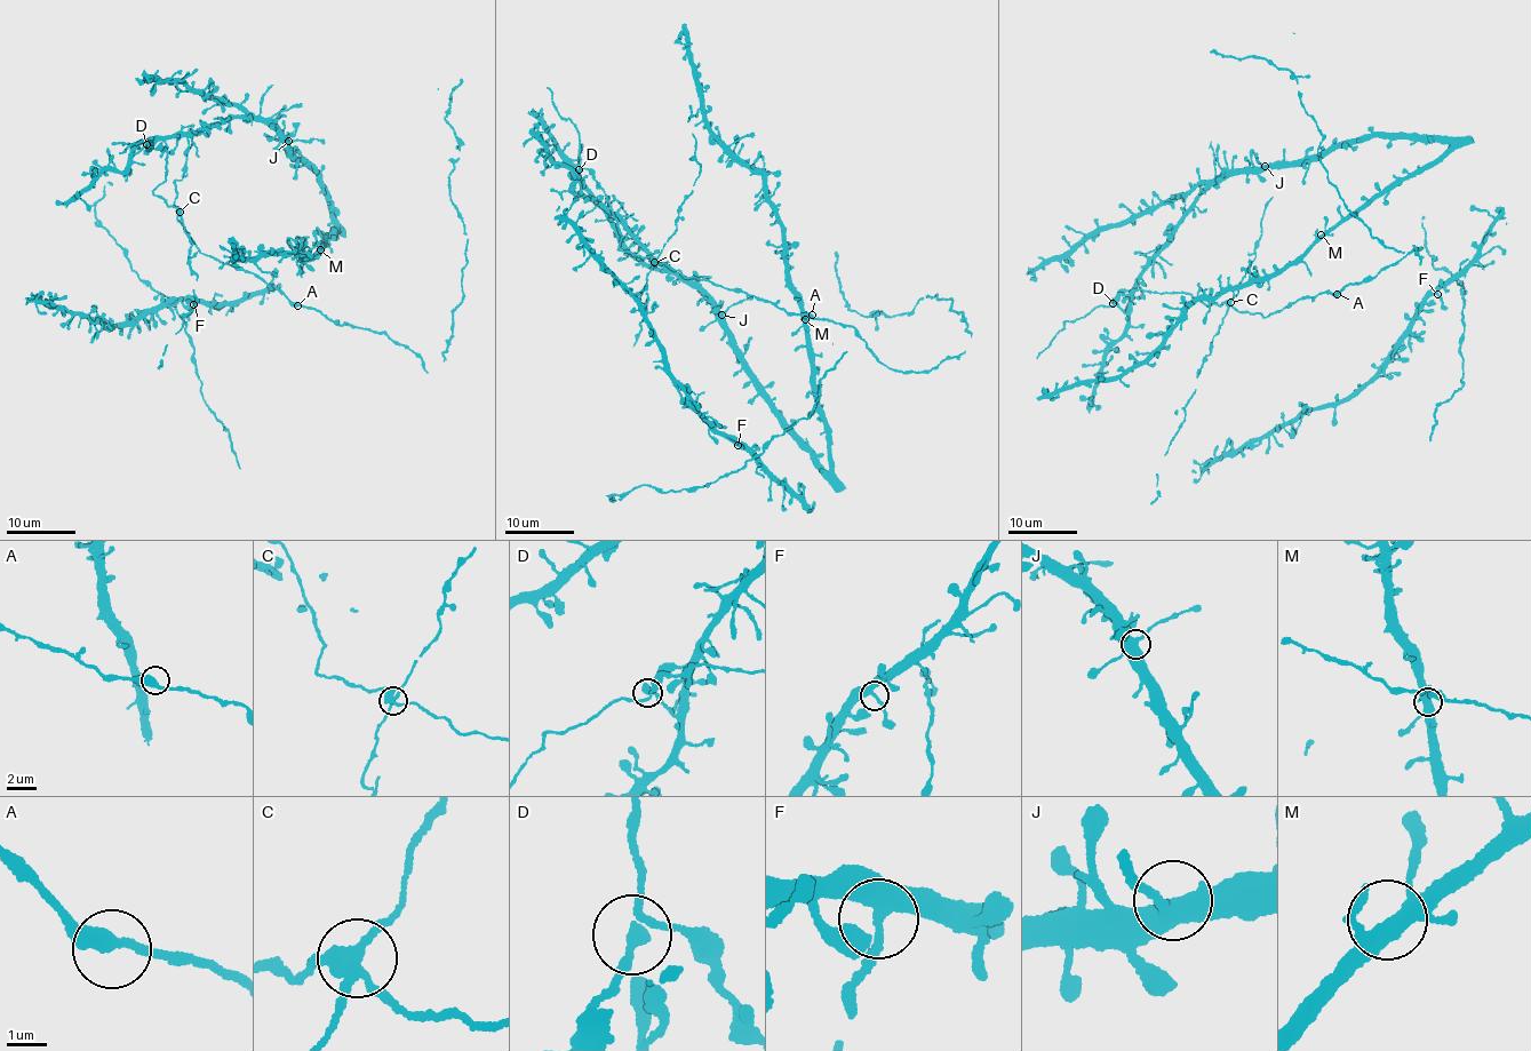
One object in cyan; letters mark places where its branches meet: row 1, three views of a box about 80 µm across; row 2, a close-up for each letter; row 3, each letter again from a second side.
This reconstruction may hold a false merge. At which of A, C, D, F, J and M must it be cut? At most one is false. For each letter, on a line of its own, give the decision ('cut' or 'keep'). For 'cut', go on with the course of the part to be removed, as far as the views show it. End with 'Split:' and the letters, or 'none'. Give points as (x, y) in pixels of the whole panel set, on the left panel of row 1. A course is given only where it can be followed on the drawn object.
A: keep
C: keep
D: keep
F: keep
J: keep
M: keep
Split: none

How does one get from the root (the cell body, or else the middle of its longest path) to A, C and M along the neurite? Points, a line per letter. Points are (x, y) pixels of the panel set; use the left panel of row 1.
A: (153, 137), (132, 152), (148, 143), (167, 153), (153, 191), (177, 208), (201, 253), (260, 276), (297, 305)
C: (153, 137), (132, 152), (148, 143), (167, 153), (166, 178), (153, 191), (180, 212)
M: (153, 137), (197, 135), (233, 118), (266, 124), (292, 160), (318, 176), (339, 230), (320, 249)

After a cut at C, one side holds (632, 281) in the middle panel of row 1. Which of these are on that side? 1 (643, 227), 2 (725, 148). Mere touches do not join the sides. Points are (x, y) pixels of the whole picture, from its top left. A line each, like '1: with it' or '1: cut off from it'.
1: with it
2: with it

